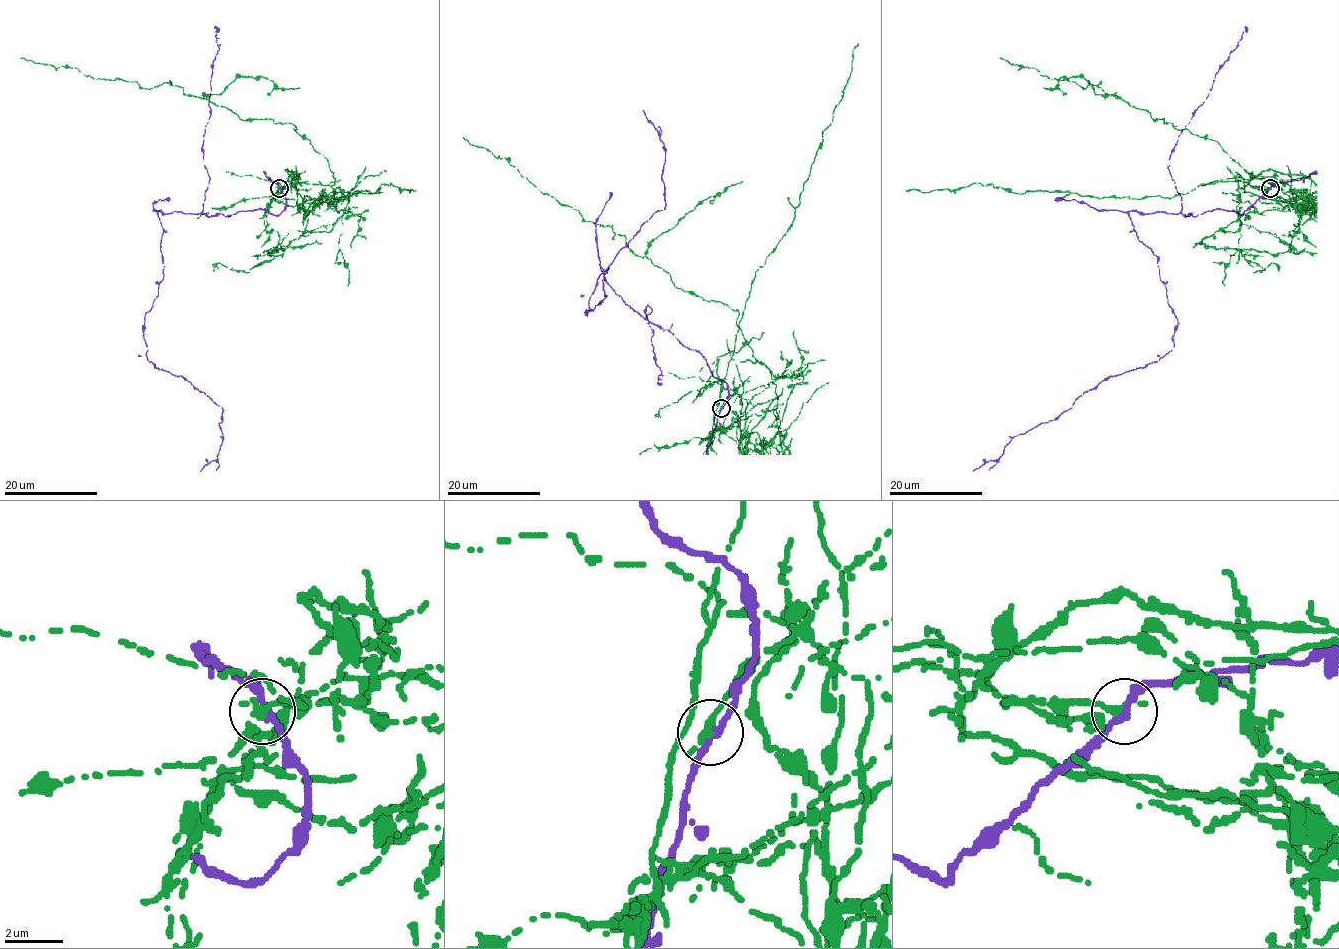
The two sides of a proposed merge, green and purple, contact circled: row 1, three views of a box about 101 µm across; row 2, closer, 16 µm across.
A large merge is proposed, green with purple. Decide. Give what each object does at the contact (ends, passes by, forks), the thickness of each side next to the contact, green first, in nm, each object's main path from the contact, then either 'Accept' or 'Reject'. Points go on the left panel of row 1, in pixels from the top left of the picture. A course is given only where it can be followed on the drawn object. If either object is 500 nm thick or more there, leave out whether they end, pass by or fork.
At the ring green ends. At the ring purple passes by. Thickness 360 nm (green) against 280 nm. Course of green: (278, 188), (295, 186), (287, 169), (277, 202), (336, 193), (289, 123), (20, 59). Course of purple: (280, 188), (278, 215), (157, 213), (164, 277), (143, 338), (148, 360), (222, 409), (217, 459), (200, 471). Reject

